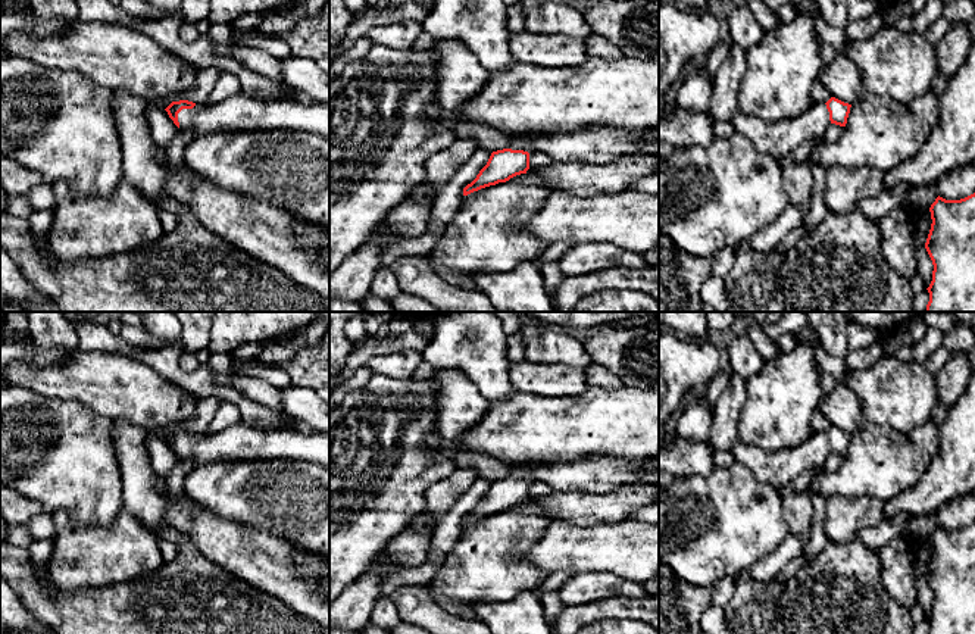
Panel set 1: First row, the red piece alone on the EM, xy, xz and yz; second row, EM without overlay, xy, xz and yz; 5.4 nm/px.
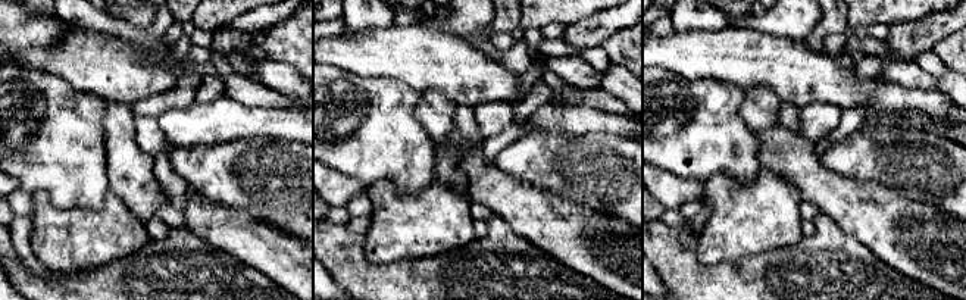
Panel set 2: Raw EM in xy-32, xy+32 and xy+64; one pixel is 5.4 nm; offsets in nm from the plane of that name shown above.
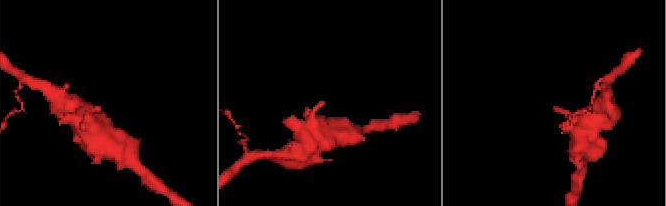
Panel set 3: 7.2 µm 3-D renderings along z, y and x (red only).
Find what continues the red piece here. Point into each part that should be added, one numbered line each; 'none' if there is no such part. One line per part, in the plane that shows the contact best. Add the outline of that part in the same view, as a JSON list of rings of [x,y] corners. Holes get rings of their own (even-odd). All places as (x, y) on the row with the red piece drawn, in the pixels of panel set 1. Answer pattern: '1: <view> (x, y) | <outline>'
1: xy (240, 112) | [[[237,93],[215,104],[196,104],[178,113],[179,129],[194,129],[197,137],[229,131],[293,129],[329,138],[329,103],[301,103],[297,100],[266,100]]]

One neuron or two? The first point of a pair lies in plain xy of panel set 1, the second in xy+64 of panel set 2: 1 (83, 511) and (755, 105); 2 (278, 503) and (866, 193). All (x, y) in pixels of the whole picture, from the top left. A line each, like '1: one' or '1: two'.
1: two
2: two

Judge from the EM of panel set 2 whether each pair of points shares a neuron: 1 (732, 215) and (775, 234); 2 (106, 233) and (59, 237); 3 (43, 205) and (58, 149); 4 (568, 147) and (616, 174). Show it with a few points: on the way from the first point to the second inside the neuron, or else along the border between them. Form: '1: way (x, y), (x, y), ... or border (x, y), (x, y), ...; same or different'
1: way (743, 215), (746, 218), (759, 218), (765, 224); same
2: way (94, 237), (71, 237); same
3: border (34, 193), (43, 191), (53, 206), (78, 208); different
4: way (580, 159), (591, 169), (605, 171); same

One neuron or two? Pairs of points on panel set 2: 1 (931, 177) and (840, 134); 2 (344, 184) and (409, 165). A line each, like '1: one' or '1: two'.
1: two
2: two

